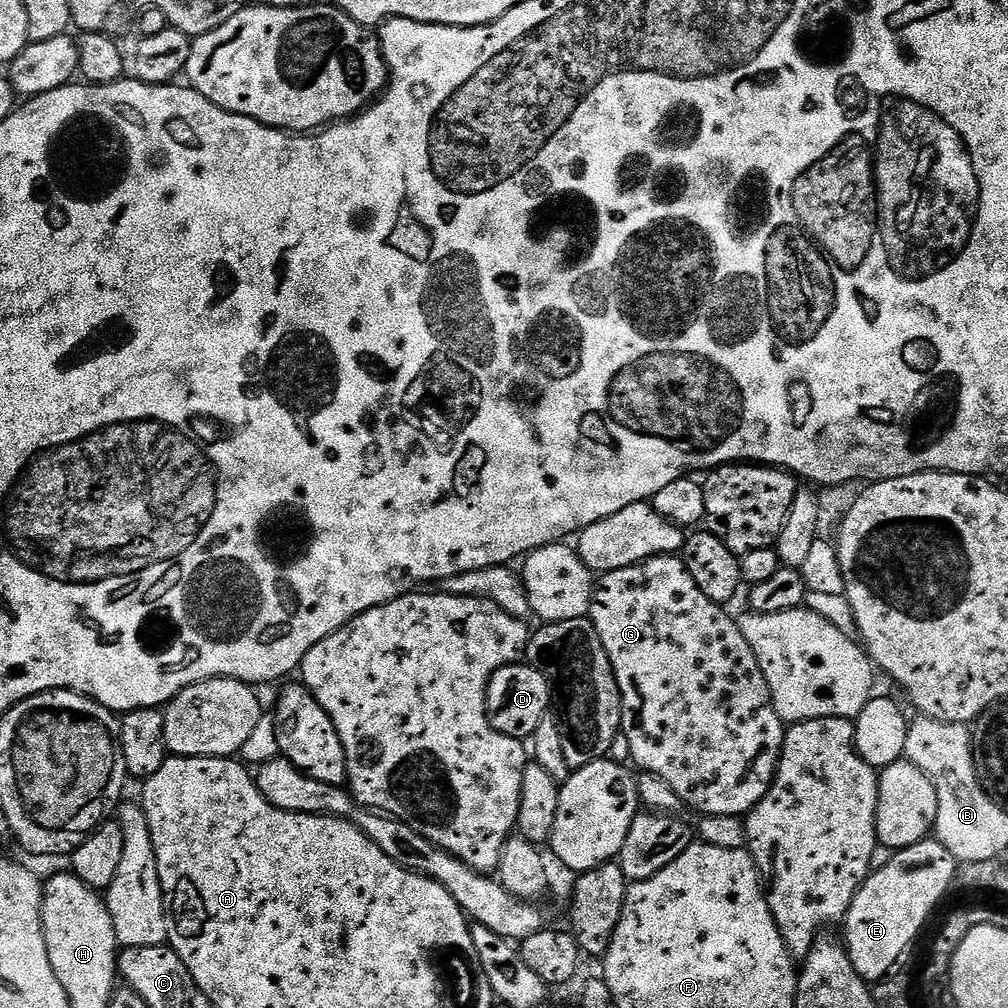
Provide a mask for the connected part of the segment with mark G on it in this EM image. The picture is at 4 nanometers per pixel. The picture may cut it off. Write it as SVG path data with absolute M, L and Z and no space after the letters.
M679 555L654 556L643 564L626 566L622 570L603 573L595 585L590 605L590 619L598 630L598 638L602 638L602 646L606 646L606 654L612 663L612 669L620 691L620 726L622 735L628 743L628 756L641 769L641 773L657 776L678 794L681 805L701 812L704 818L718 814L730 814L741 818L747 817L758 802L770 790L772 780L776 776L776 767L780 765L780 751L784 745L786 725L778 718L772 705L772 695L766 686L766 678L762 674L762 666L758 666L758 658L754 650L750 650L750 642L742 638L742 630L735 619L727 616L725 609L715 604L702 590L698 590L698 582L690 578L683 559Z

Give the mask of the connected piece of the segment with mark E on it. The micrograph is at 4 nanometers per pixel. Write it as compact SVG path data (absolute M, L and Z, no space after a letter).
M935 838L918 842L909 848L895 851L892 860L882 869L873 871L858 890L846 917L848 929L842 935L848 950L848 957L858 970L858 974L869 982L879 982L893 971L892 967L904 956L904 951L915 942L924 928L924 923L932 916L932 911L940 904L940 899L953 887L958 861L946 850L946 846Z

